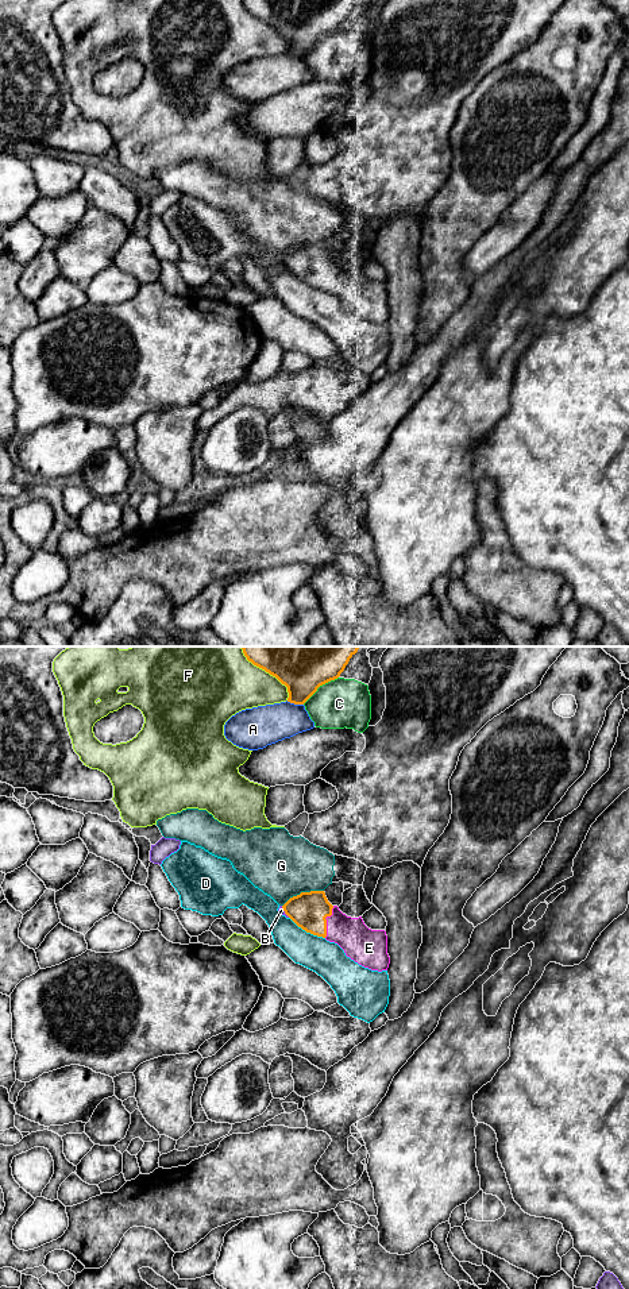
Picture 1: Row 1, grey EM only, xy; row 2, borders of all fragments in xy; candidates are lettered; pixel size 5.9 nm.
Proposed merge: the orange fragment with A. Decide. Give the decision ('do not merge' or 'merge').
do not merge

